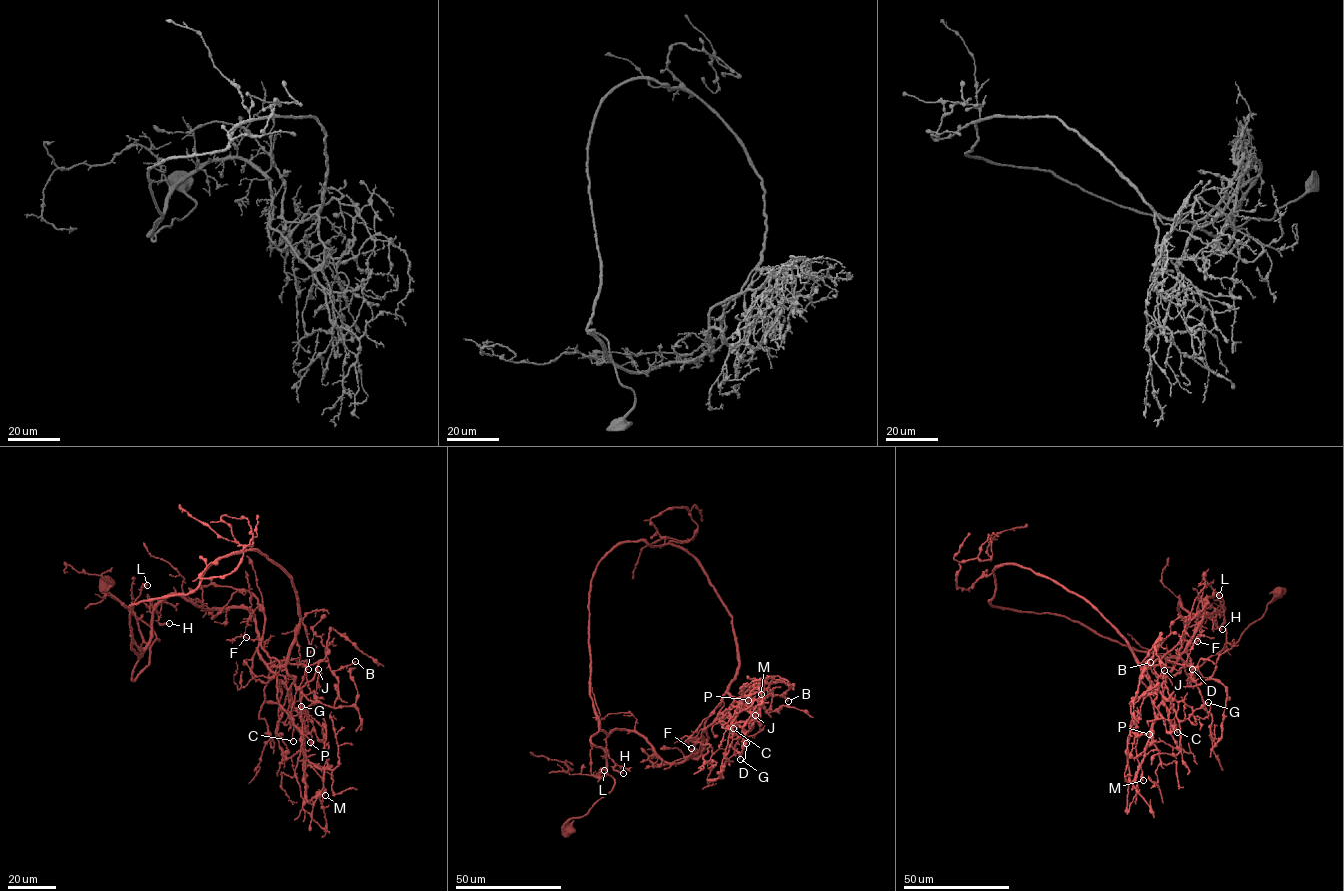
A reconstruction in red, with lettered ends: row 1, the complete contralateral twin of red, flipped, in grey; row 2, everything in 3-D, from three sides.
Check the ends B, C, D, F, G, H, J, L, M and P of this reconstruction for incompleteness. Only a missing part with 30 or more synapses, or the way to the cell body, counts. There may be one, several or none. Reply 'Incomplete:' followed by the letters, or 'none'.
Incomplete: none

